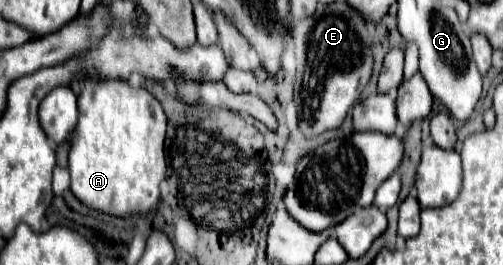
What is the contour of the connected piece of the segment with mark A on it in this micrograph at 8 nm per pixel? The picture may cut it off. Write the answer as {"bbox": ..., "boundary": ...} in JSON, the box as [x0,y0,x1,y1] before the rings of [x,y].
{"bbox":[69,79,167,215],"boundary":[[[113,79],[109,83],[89,83],[83,81],[83,91],[79,95],[79,123],[75,129],[75,137],[71,139],[69,151],[69,173],[71,173],[71,191],[73,195],[87,207],[115,215],[149,215],[155,211],[161,199],[159,185],[165,179],[167,161],[163,151],[167,117],[159,105],[159,101],[147,89],[133,89],[129,83]]]}

